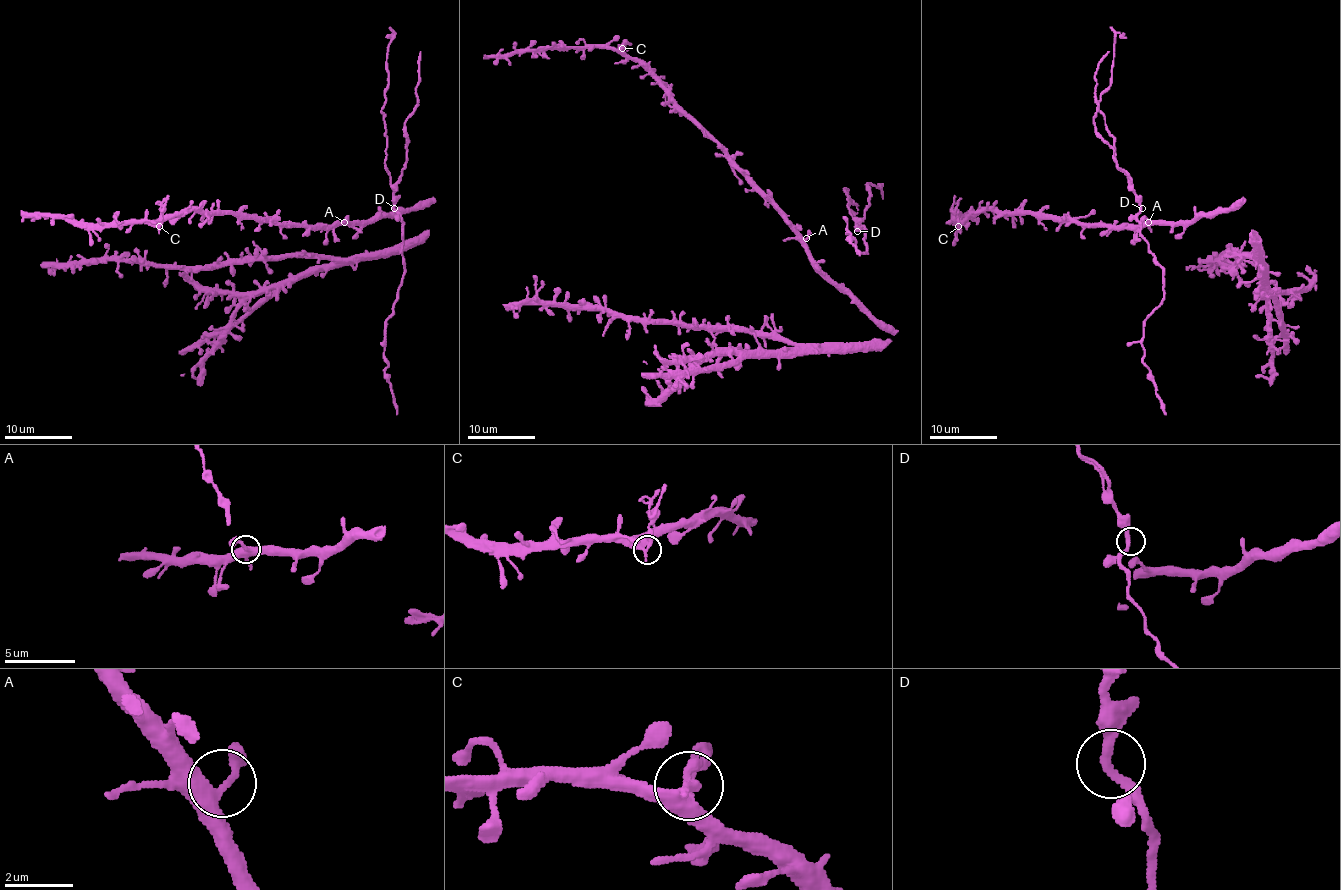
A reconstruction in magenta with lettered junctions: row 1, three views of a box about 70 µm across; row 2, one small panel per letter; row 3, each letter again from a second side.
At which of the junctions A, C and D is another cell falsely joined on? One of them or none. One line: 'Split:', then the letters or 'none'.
Split: C

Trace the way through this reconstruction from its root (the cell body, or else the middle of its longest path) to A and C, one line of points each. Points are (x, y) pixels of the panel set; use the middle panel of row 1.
A: (847, 294), (818, 267), (808, 250), (806, 238)
C: (847, 294), (818, 267), (806, 241), (786, 214), (672, 96), (622, 48)

